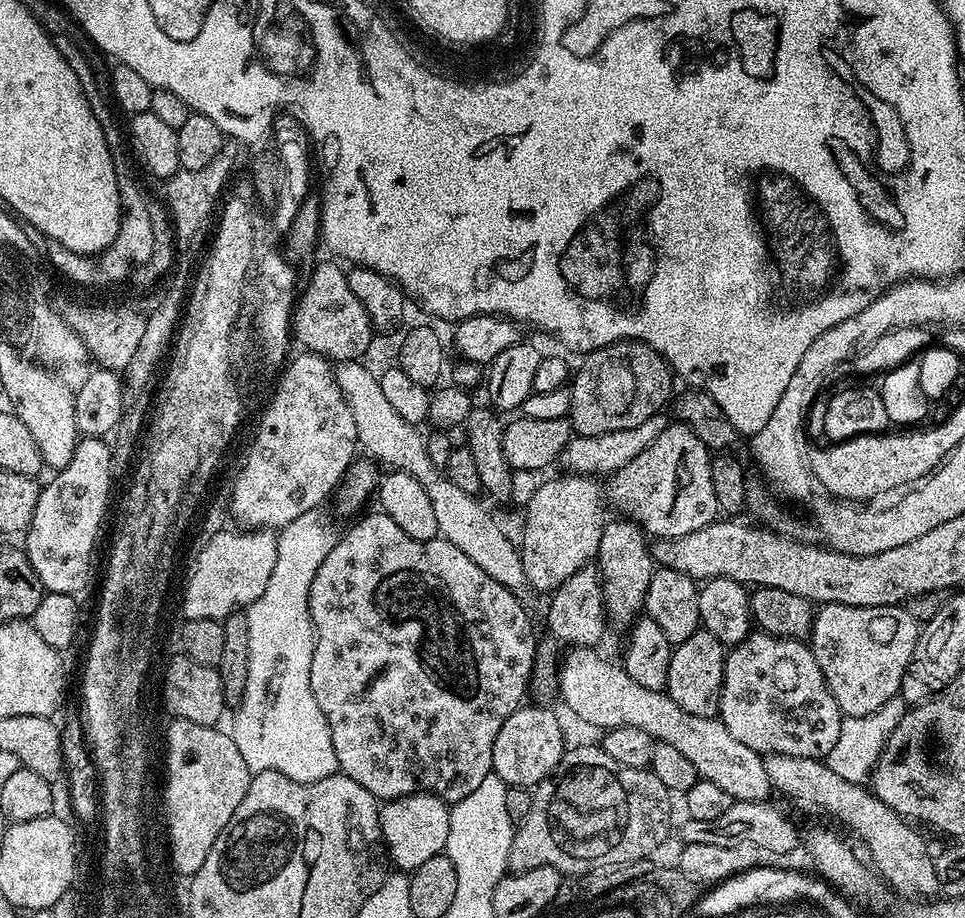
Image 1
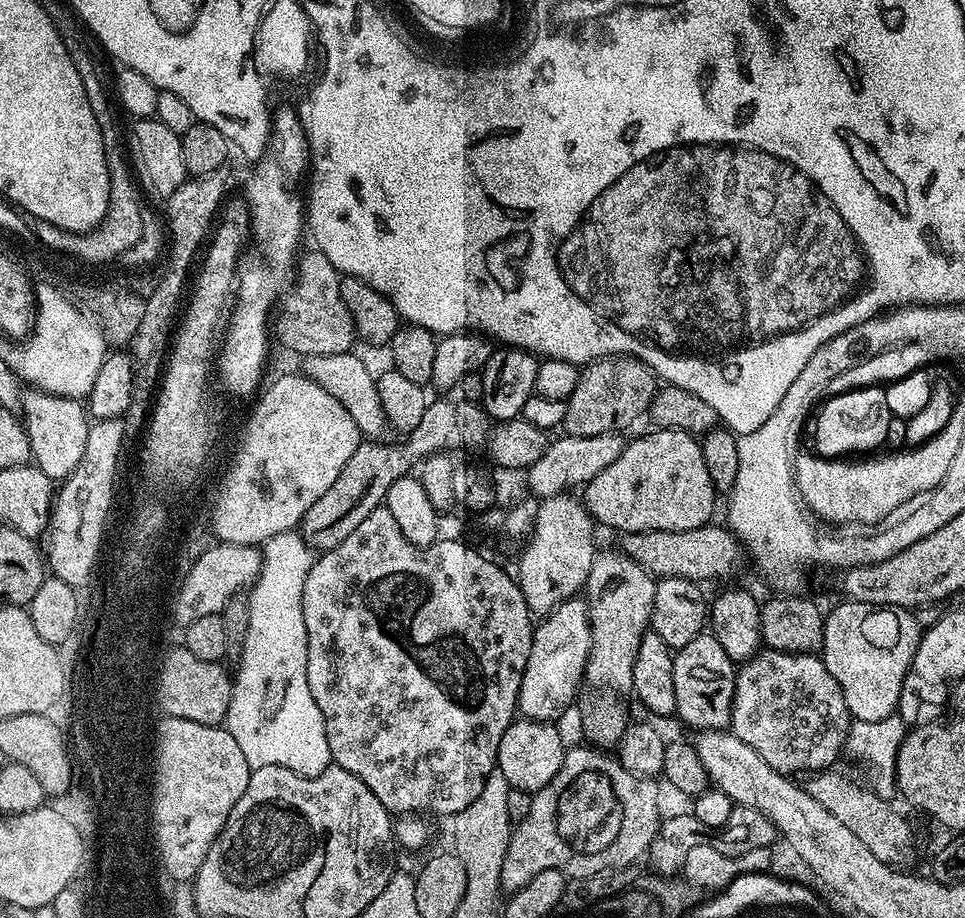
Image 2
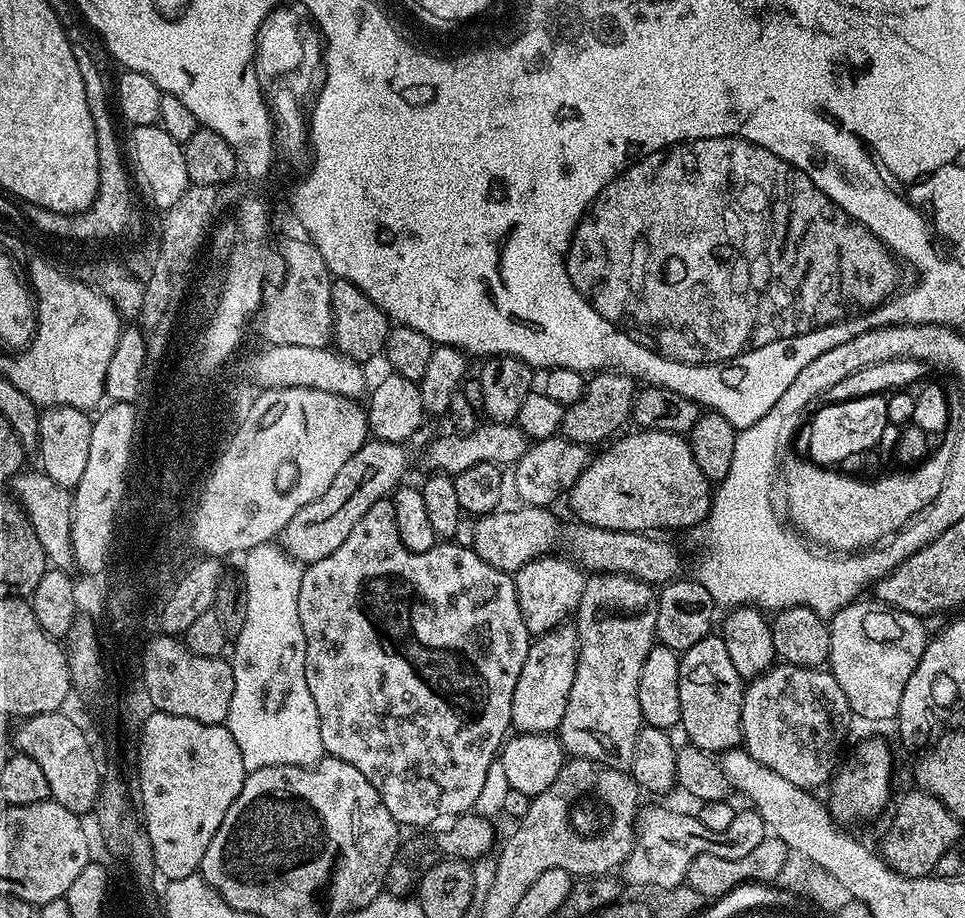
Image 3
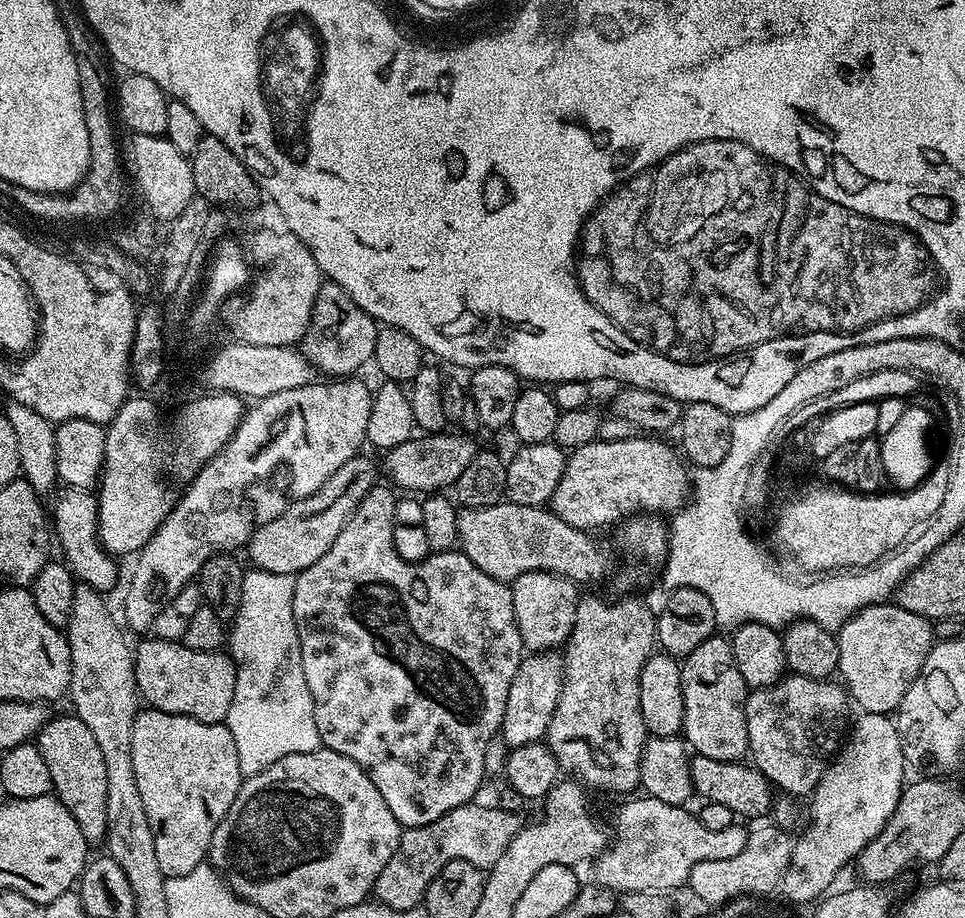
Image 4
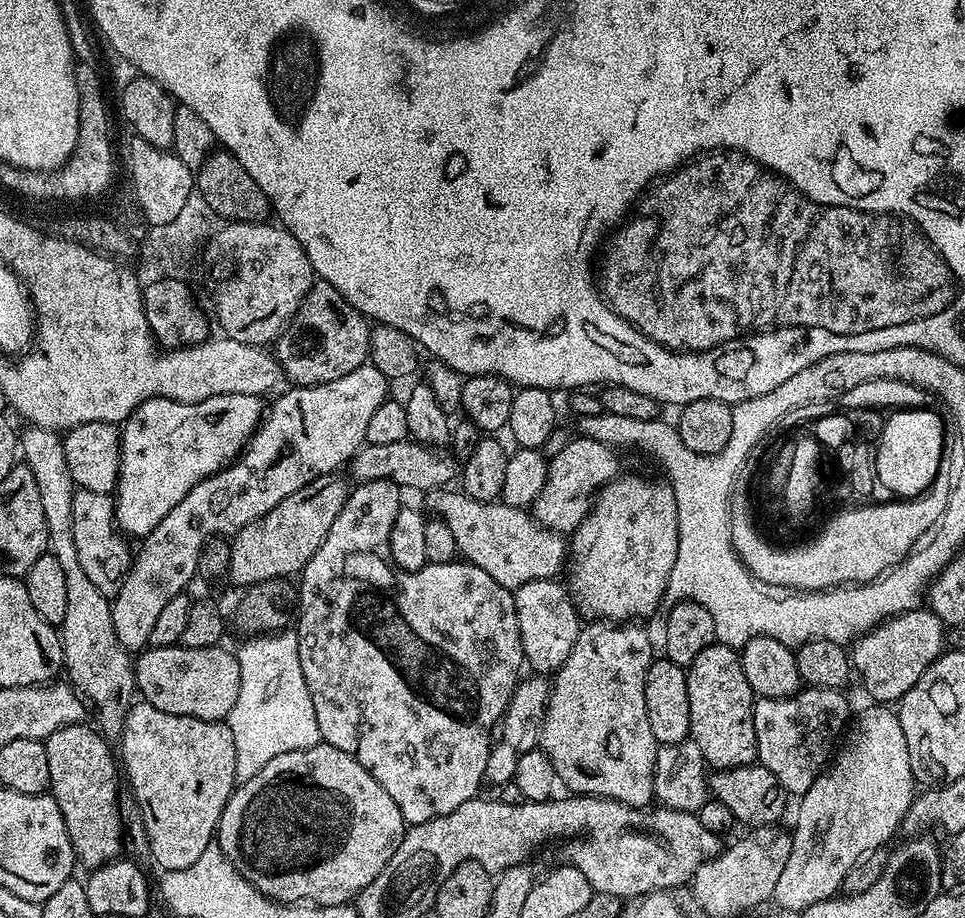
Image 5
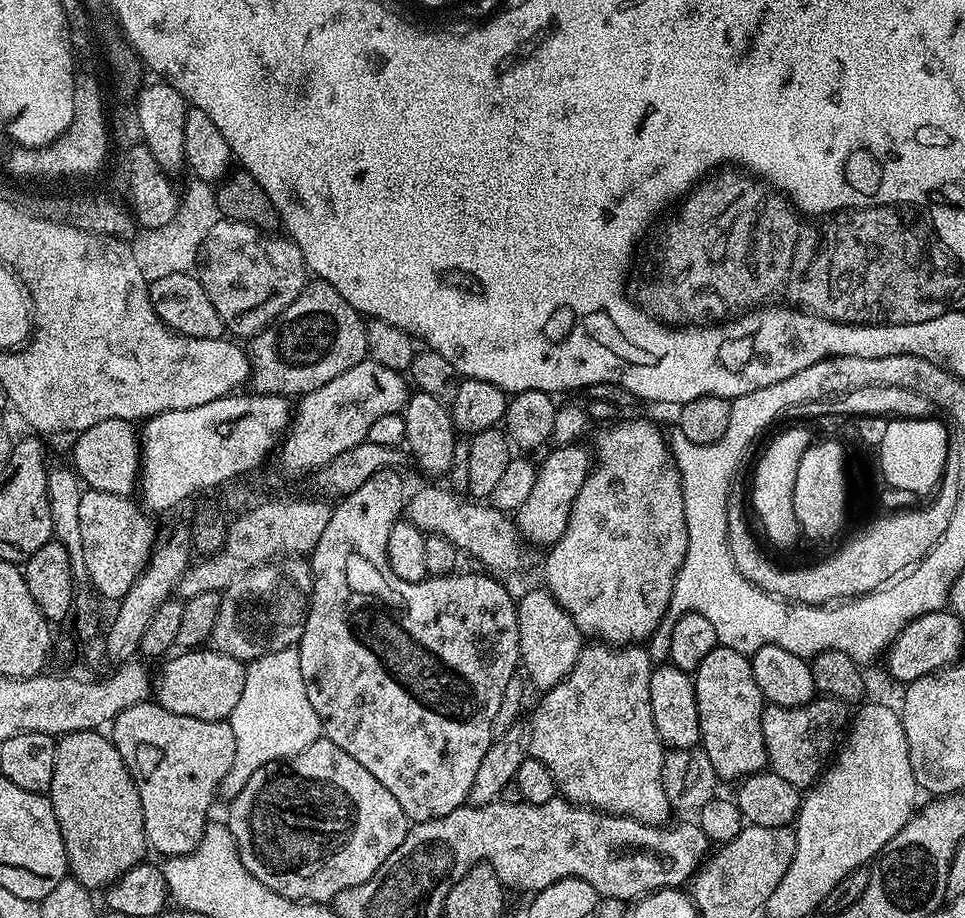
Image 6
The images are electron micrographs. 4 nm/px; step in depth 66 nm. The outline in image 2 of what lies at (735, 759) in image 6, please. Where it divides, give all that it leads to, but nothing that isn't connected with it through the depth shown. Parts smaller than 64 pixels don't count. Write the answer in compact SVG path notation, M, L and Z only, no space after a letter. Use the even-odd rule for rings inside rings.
M701 634L686 646L675 649L674 662L674 702L675 715L692 730L719 732L727 729L732 722L732 703L737 669L726 650L711 634Z

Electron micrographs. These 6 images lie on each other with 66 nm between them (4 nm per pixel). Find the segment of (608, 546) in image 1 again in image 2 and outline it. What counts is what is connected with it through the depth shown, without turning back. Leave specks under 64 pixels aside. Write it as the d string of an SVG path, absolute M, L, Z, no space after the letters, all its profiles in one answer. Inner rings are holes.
M613 550L613 552L597 551L594 562L590 566L590 574L585 582L582 592L588 601L588 617L590 618L590 630L592 631L592 645L588 655L588 664L584 668L583 683L588 684L596 693L588 700L588 709L584 712L584 736L589 745L599 746L608 750L619 745L624 737L624 731L628 728L630 717L624 709L624 704L615 696L615 692L632 692L632 671L634 660L638 658L638 646L642 642L644 633L649 631L652 622L652 607L654 606L654 590L657 577L652 576L634 558L627 556L625 552Z

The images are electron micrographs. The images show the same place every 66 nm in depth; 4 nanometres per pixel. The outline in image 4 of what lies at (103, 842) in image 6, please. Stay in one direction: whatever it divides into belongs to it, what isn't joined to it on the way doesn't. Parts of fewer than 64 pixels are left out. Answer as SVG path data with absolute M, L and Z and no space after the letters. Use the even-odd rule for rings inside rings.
M74 714L55 716L45 720L34 737L34 743L42 758L46 758L56 799L74 814L74 822L78 822L89 845L96 846L99 840L101 843L105 839L106 830L106 762L102 762L102 749L98 747L94 734L90 734L86 722Z

